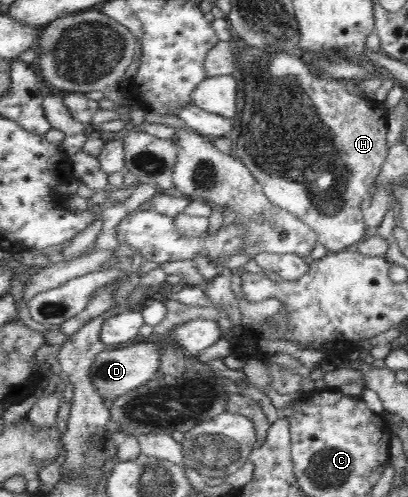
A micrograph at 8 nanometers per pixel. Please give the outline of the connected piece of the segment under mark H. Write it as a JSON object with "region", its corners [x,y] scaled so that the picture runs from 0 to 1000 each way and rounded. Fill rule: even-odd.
{"region":[[[576,76],[576,85],[576,135],[596,147],[600,171],[588,181],[598,185],[598,199],[605,207],[598,211],[600,219],[596,219],[596,264],[591,264],[591,276],[586,276],[569,310],[586,318],[600,330],[600,336],[610,340],[615,352],[640,368],[640,380],[664,408],[694,419],[699,425],[713,427],[713,433],[730,437],[772,465],[779,473],[779,485],[804,503],[801,513],[843,505],[855,493],[890,483],[902,469],[895,461],[885,408],[912,394],[909,384],[922,376],[922,356],[929,352],[951,312],[946,274],[951,247],[941,205],[895,201],[895,197],[860,189],[846,175],[850,169],[865,165],[860,161],[816,159],[814,155],[792,155],[789,151],[762,147],[752,129],[743,127],[735,115],[713,115],[713,111],[699,105],[679,103],[654,107],[645,95],[620,95],[596,89],[583,76]]]}

